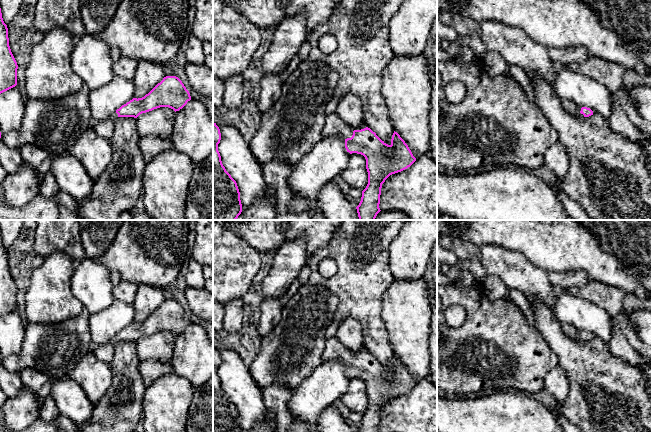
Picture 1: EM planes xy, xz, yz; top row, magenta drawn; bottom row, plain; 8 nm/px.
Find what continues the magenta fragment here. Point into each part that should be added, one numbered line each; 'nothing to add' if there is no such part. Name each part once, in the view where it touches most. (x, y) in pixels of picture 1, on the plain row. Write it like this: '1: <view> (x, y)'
1: xz (334, 350)

